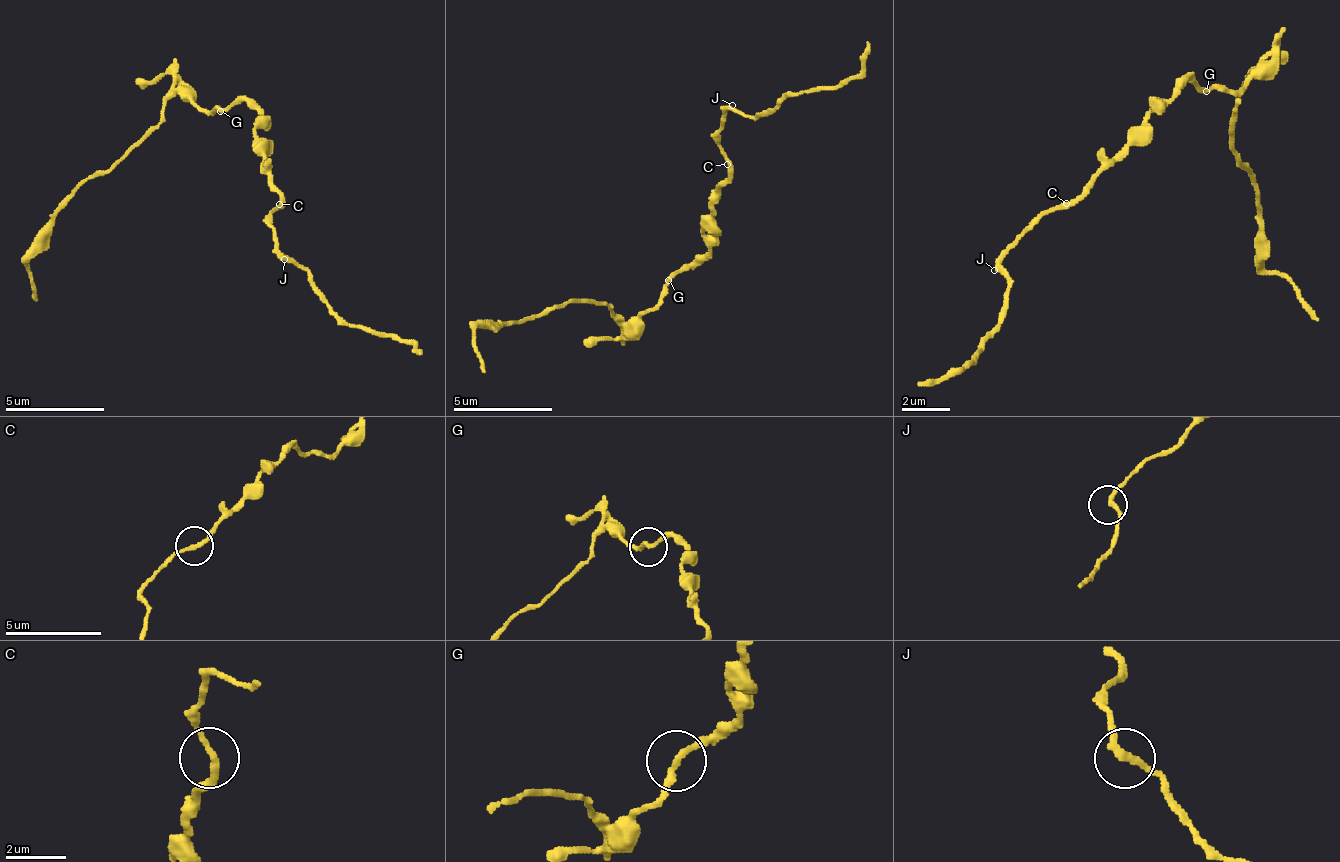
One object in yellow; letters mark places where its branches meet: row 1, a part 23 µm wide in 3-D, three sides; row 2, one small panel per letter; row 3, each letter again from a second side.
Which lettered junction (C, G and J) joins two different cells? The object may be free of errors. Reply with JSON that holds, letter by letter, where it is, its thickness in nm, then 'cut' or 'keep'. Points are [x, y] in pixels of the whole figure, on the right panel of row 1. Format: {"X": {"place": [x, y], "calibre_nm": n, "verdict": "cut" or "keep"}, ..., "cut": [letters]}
{"C": {"place": [1066, 203], "calibre_nm": 200, "verdict": "keep"}, "G": {"place": [1206, 91], "calibre_nm": 200, "verdict": "cut"}, "J": {"place": [994, 270], "calibre_nm": 200, "verdict": "keep"}, "cut": ["G"]}

